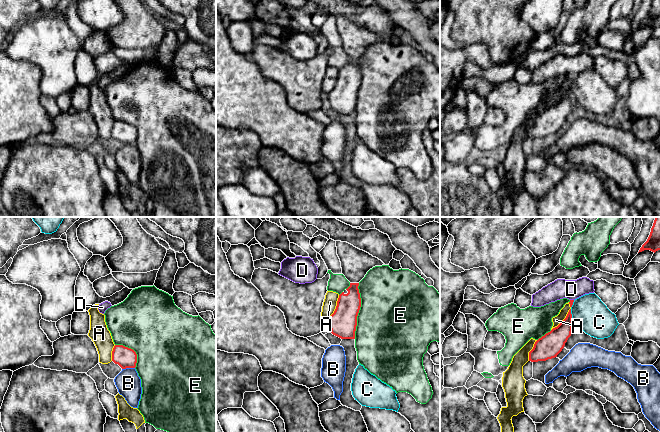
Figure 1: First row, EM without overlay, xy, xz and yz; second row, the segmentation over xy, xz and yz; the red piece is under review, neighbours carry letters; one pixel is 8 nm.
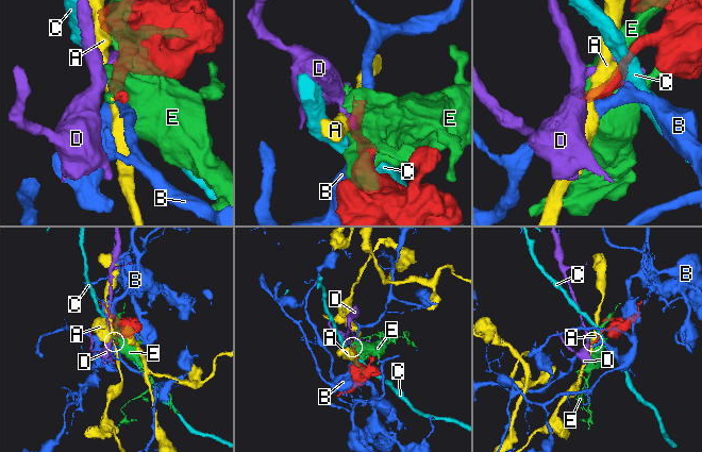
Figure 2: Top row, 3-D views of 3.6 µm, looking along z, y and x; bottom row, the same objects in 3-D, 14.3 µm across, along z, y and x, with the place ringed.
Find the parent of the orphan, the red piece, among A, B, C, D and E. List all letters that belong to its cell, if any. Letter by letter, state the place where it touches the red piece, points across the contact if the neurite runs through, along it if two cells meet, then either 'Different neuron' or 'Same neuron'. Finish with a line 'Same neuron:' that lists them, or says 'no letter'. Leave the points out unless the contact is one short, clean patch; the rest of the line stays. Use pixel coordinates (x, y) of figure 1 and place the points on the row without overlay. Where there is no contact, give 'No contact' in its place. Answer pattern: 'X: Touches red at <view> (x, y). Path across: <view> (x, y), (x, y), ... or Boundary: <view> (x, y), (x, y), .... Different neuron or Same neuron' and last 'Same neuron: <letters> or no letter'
A: Touches red at yz (566, 93). Different neuron
B: Touches red at xy (128, 143). Different neuron
C: Touches red at yz (571, 91). Boundary: yz (570, 85), (573, 97). Different neuron
D: Touches red at yz (572, 76). Boundary: yz (570, 75), (573, 76). Different neuron
E: Touches red at xz (358, 87). Different neuron
Same neuron: no letter

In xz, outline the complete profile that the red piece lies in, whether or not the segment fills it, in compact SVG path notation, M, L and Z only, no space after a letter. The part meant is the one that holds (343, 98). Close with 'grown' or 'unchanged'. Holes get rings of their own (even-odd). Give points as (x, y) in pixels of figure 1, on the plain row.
M336 17L336 23L337 31L341 38L342 50L350 58L350 62L339 71L336 85L329 94L329 102L333 111L341 115L355 115L357 92L361 83L361 74L358 65L359 58L365 53L370 45L385 40L378 34L373 33L369 29L347 18Z; grown

